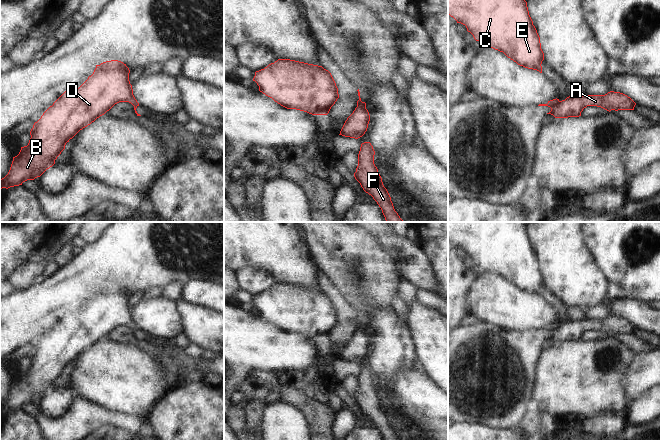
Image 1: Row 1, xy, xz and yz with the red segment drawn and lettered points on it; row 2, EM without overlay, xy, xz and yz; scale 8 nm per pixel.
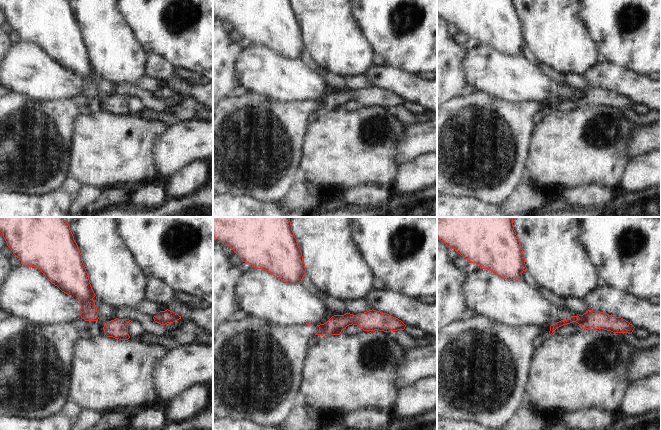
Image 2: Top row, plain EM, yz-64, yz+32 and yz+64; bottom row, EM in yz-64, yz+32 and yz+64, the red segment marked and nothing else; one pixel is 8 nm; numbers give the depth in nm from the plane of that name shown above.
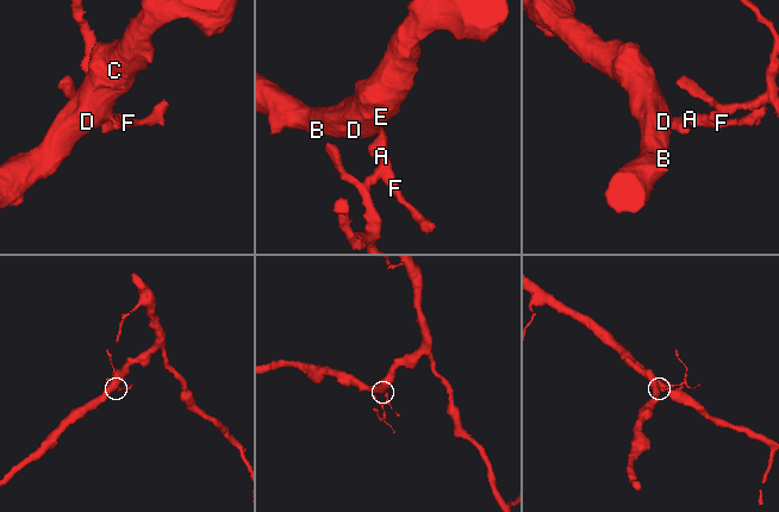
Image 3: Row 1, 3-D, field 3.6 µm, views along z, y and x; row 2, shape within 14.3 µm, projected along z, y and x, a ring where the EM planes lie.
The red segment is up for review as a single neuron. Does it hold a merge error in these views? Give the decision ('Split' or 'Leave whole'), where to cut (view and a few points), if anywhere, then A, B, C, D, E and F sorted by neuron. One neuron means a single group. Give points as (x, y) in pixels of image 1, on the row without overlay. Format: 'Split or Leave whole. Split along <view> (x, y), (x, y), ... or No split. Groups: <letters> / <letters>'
Split. Split along yz (560, 325), (555, 329), (546, 328). Groups: A F / B C D E.

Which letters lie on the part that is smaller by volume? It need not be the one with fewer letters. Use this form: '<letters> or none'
A, F

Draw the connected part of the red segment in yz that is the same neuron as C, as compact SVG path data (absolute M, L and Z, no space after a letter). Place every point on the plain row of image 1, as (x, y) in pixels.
M448 222L448 238L465 249L485 272L503 276L518 289L542 297L544 277L540 261L523 222Z

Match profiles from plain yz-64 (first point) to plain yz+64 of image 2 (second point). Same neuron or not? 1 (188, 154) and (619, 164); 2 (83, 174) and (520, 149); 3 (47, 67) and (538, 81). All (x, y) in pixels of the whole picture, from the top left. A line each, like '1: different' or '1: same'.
1: different
2: different
3: same

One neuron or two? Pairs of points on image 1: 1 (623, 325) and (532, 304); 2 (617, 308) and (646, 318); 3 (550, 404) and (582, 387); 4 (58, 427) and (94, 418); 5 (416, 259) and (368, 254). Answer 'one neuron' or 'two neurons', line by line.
1: two neurons
2: one neuron
3: one neuron
4: one neuron
5: two neurons

